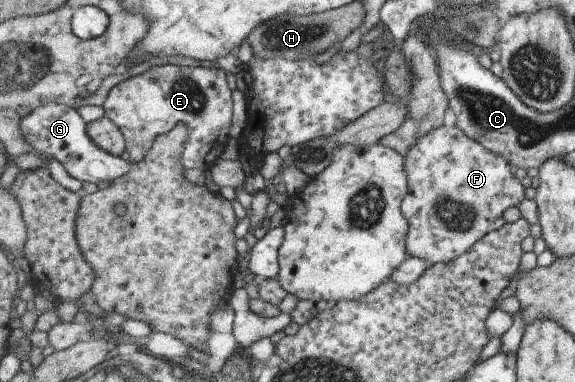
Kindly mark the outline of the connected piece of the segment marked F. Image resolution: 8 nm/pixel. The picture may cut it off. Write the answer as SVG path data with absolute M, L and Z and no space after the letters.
M454 122L450 127L446 124L435 131L431 131L429 135L425 135L421 141L417 141L417 145L409 151L409 155L405 157L405 167L409 173L409 195L404 202L404 213L408 217L409 222L412 224L412 230L409 233L409 253L414 257L421 257L421 259L427 259L431 263L452 263L455 259L459 259L467 253L467 251L472 251L472 248L476 246L478 242L481 242L481 239L484 239L489 233L492 233L495 230L495 221L499 217L503 218L505 211L510 207L520 206L525 199L527 199L527 191L525 191L525 185L519 181L516 177L516 170L509 159L489 151L483 143L475 141L461 129L460 125L457 122Z

